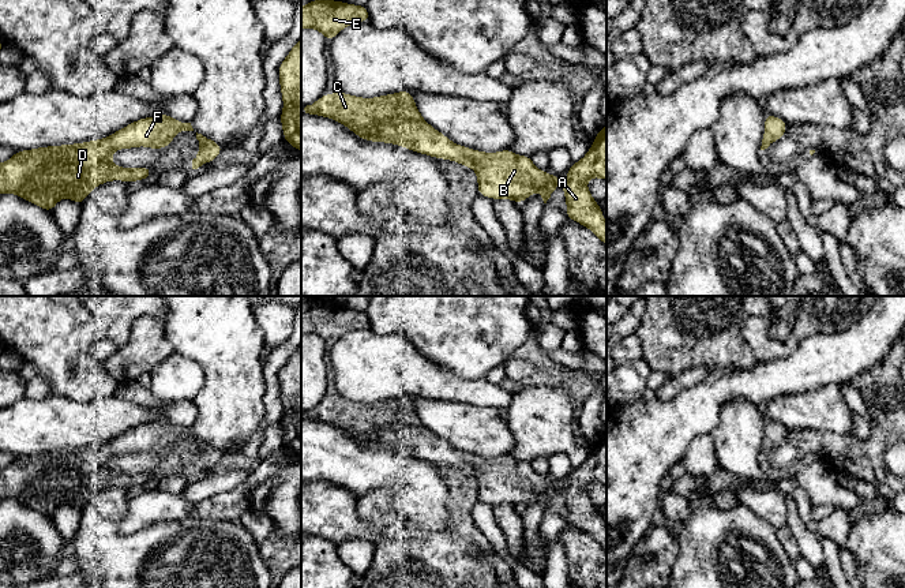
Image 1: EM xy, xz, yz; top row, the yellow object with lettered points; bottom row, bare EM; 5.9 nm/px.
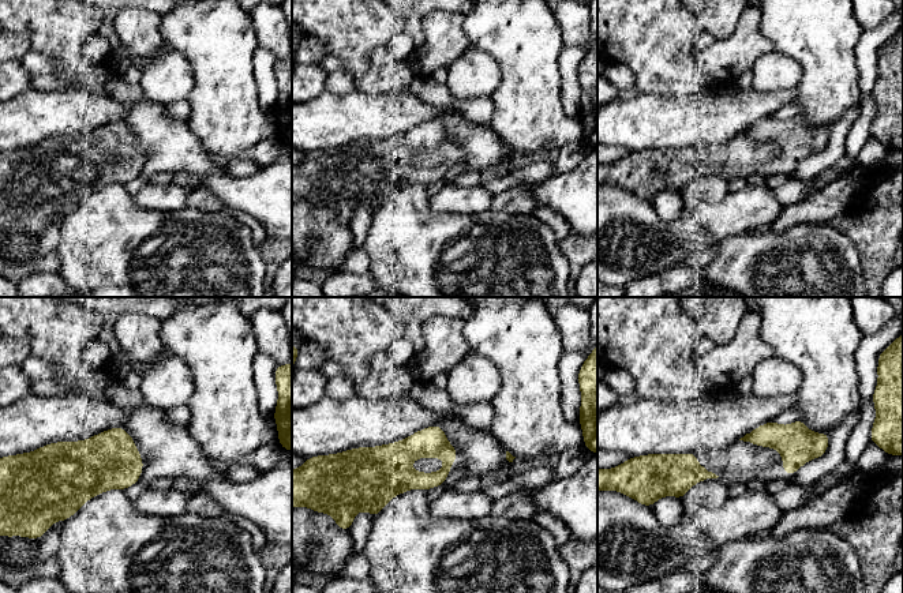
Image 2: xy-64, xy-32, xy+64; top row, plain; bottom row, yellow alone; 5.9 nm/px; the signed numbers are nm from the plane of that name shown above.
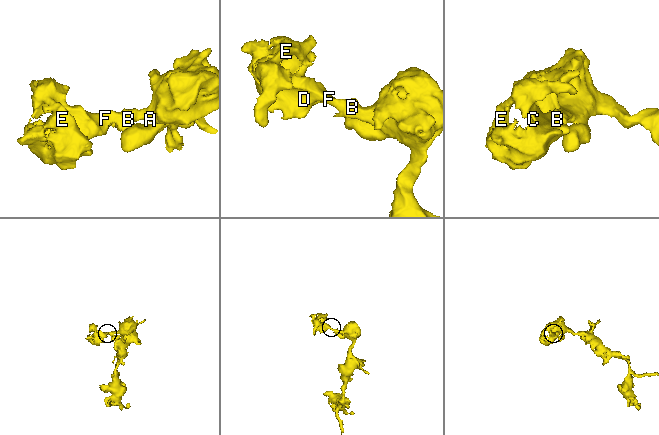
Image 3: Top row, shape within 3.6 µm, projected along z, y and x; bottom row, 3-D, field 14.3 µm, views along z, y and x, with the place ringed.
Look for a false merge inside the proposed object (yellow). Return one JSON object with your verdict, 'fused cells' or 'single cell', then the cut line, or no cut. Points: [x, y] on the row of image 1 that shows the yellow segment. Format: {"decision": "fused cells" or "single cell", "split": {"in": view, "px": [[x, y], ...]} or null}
{"decision": "single cell", "split": null}

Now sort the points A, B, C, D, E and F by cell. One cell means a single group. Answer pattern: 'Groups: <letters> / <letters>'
Groups: A B C D E F

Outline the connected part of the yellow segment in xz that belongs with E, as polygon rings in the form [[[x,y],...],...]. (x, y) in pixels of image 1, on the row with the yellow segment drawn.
[[[312,0],[301,7],[301,29],[316,29],[333,41],[339,31],[358,22],[369,22],[367,5],[335,0]]]

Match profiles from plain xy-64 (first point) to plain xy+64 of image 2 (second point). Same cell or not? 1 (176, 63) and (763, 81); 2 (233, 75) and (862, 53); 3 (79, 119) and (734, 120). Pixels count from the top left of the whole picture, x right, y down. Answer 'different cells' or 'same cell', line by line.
1: same cell
2: different cells
3: same cell

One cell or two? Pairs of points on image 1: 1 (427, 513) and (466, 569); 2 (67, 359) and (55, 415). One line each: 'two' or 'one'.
1: two
2: two

